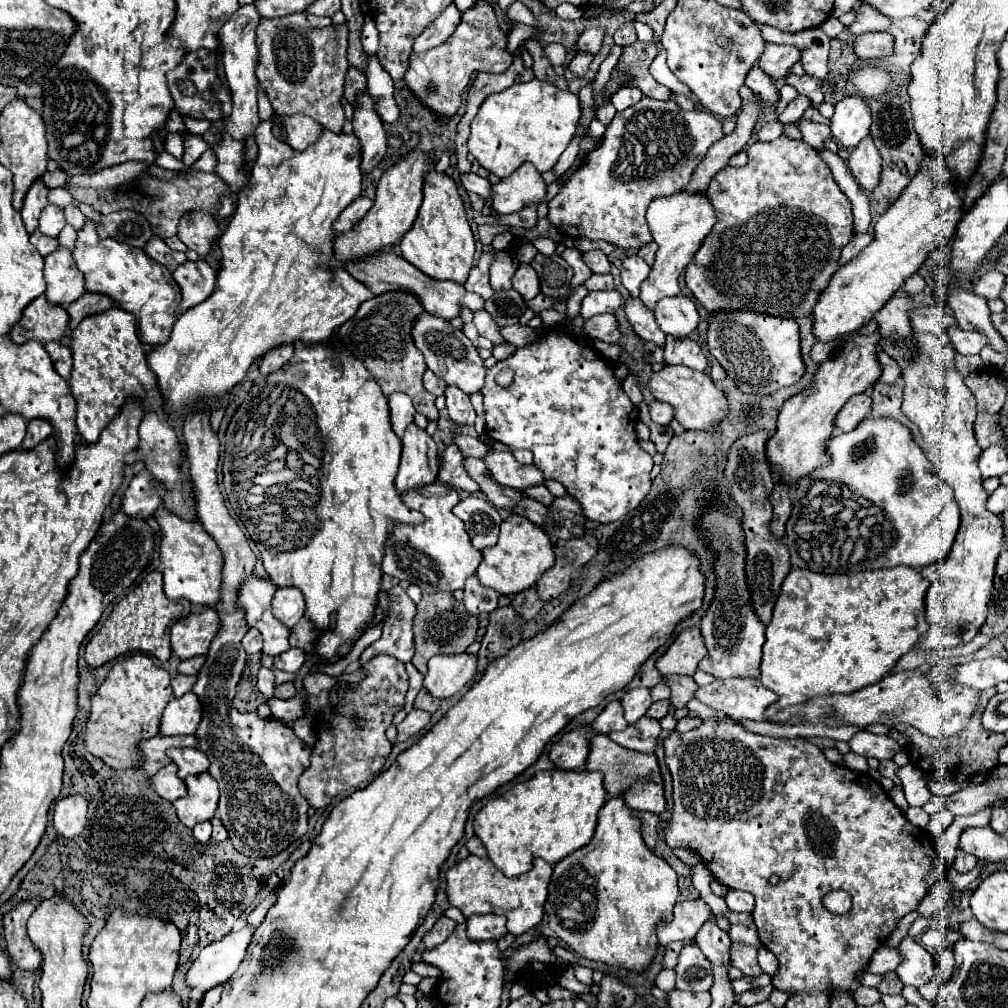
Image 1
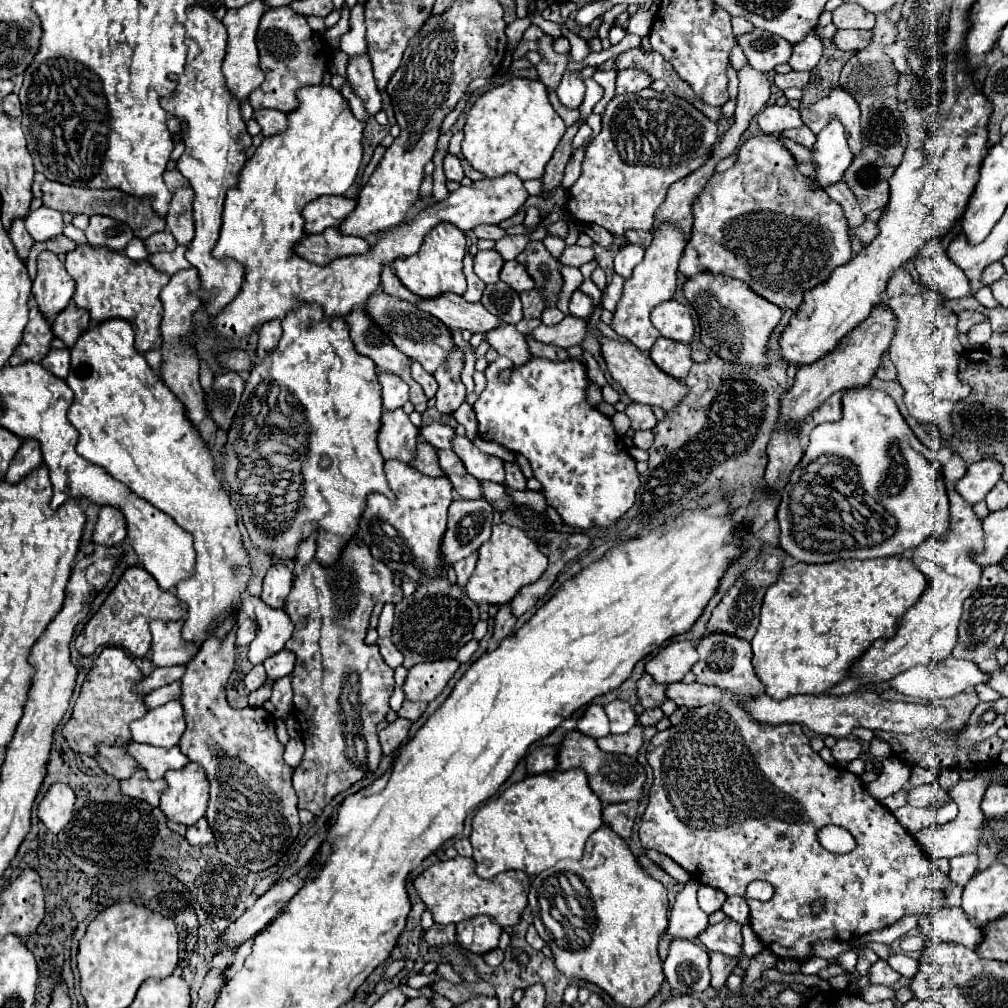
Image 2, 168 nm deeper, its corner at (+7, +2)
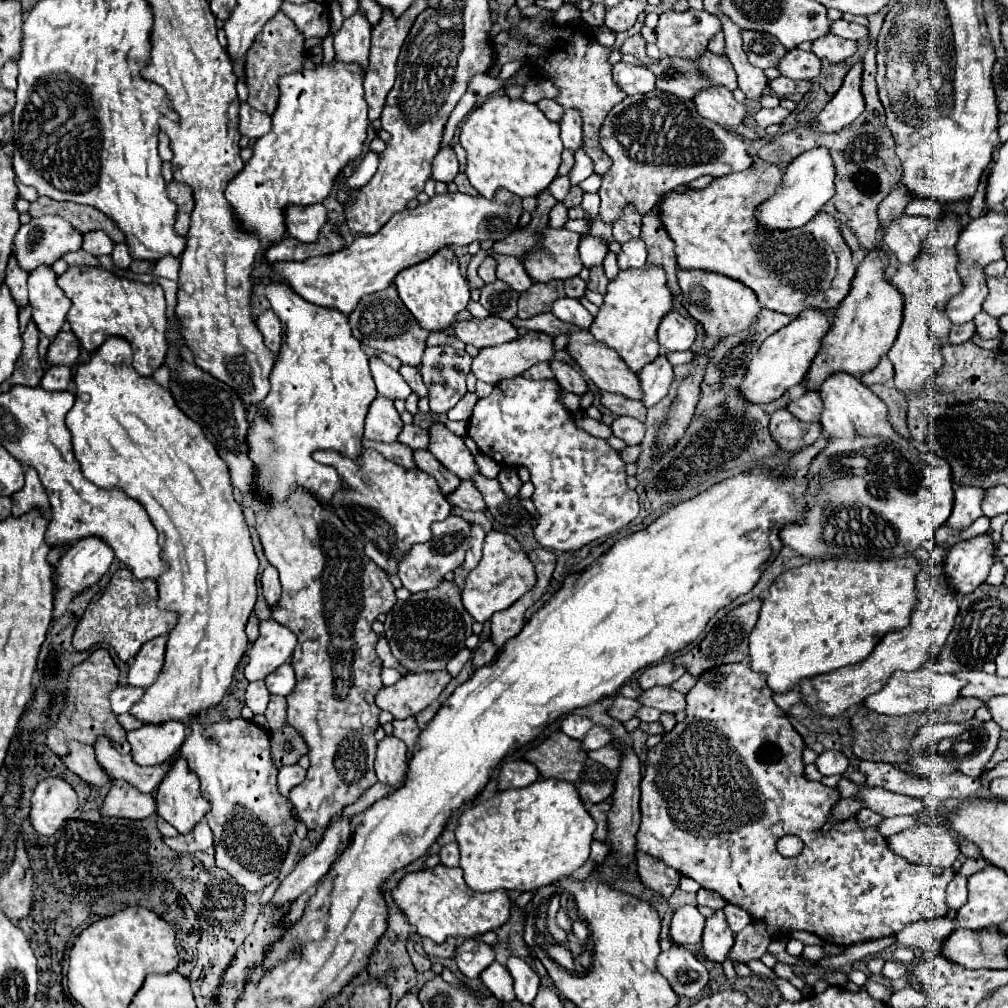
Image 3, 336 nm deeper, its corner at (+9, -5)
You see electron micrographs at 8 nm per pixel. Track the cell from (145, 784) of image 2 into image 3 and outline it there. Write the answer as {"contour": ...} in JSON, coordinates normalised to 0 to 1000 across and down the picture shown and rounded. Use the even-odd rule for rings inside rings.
{"contour":[[[115,774],[103,792],[101,808],[141,813],[155,806],[155,794],[151,788],[141,788],[125,774]]]}

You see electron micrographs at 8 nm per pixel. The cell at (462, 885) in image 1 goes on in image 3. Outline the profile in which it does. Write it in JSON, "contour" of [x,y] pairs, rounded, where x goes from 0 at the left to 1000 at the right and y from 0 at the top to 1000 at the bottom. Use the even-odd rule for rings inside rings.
{"contour":[[[440,857],[403,867],[395,881],[389,883],[389,891],[405,909],[405,915],[413,921],[413,927],[435,937],[444,929],[468,931],[486,923],[494,923],[498,917],[502,917],[508,903],[508,893],[502,883],[470,885],[462,879],[456,861],[444,861]]]}

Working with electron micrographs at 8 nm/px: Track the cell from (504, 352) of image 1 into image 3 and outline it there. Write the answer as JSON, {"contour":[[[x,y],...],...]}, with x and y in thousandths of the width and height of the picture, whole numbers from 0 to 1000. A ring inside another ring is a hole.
{"contour":[[[524,327],[520,333],[496,341],[496,343],[486,343],[486,345],[478,345],[476,351],[470,355],[468,359],[468,369],[472,371],[474,377],[480,377],[484,381],[494,381],[494,377],[500,375],[508,375],[508,373],[516,373],[520,365],[526,365],[528,361],[534,359],[544,359],[548,353],[552,351],[550,347],[550,335],[540,331],[540,329],[532,329],[532,327]]]}

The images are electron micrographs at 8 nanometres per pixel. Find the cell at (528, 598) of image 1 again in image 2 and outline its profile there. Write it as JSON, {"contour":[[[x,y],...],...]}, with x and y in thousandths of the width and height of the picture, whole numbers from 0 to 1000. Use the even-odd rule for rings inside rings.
{"contour":[[[498,600],[490,612],[490,630],[486,634],[486,638],[494,640],[500,632],[508,630],[510,626],[510,618],[512,618],[512,612],[506,608],[506,602],[504,600]]]}

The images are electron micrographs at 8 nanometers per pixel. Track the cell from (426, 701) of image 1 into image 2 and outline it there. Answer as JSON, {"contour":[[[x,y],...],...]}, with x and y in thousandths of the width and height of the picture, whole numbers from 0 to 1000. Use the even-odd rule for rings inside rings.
{"contour":[[[401,695],[401,699],[395,705],[395,711],[405,713],[405,715],[415,715],[417,709],[421,707],[423,699],[421,697],[409,697],[409,695]]]}

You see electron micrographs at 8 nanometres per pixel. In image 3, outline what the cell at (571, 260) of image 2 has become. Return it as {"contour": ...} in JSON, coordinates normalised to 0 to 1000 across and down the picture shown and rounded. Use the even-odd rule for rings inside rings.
{"contour":[[[542,226],[538,230],[538,246],[526,250],[520,258],[520,266],[532,280],[544,280],[544,278],[562,278],[567,274],[573,274],[573,270],[579,266],[573,250],[575,232],[565,230],[562,226]]]}

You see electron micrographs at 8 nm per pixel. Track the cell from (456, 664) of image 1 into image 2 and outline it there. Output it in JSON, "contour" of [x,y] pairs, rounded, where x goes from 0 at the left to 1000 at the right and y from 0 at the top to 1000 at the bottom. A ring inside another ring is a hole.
{"contour":[[[440,654],[440,656],[429,656],[429,658],[417,658],[411,660],[405,666],[405,672],[399,680],[399,686],[405,695],[429,695],[438,688],[444,674],[454,664],[452,654]]]}

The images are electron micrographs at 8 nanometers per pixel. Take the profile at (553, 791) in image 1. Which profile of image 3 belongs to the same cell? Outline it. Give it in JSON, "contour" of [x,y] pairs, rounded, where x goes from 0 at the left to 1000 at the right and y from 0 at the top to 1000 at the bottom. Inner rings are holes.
{"contour":[[[536,772],[522,782],[494,786],[490,792],[464,802],[456,810],[456,817],[452,821],[456,861],[460,863],[462,877],[472,885],[486,885],[496,881],[526,885],[571,865],[585,849],[589,823],[591,815],[581,804],[577,792],[573,792],[573,782],[569,782],[569,778],[562,774]]]}

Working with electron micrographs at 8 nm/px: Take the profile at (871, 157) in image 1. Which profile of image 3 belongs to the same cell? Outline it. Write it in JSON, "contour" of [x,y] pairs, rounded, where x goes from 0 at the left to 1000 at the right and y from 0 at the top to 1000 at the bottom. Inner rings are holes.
{"contour":[[[851,62],[841,69],[841,73],[839,73],[833,89],[827,93],[827,97],[800,125],[812,133],[825,133],[825,131],[833,131],[835,127],[845,123],[857,111],[853,75],[855,75],[855,63]]]}

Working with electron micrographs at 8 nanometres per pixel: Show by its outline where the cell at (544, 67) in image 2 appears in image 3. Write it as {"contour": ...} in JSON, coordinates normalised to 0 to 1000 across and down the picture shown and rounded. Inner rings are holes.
{"contour":[[[536,99],[534,107],[542,113],[542,117],[546,117],[550,121],[554,121],[556,115],[558,115],[558,111],[560,111],[560,107],[552,99]]]}

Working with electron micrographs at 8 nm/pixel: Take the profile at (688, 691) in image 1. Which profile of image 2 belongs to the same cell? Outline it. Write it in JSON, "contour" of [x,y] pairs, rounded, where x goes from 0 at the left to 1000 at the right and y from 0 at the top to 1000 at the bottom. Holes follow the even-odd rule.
{"contour":[[[639,668],[633,678],[631,678],[631,688],[633,688],[633,695],[639,699],[639,703],[647,703],[647,701],[655,701],[661,695],[661,680],[651,678],[643,668]]]}

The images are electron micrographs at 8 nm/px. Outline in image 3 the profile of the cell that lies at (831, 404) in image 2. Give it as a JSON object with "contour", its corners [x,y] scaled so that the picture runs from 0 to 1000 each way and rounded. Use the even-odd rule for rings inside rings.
{"contour":[[[800,389],[796,395],[784,399],[782,407],[796,419],[812,419],[817,407],[817,399],[812,389]]]}

